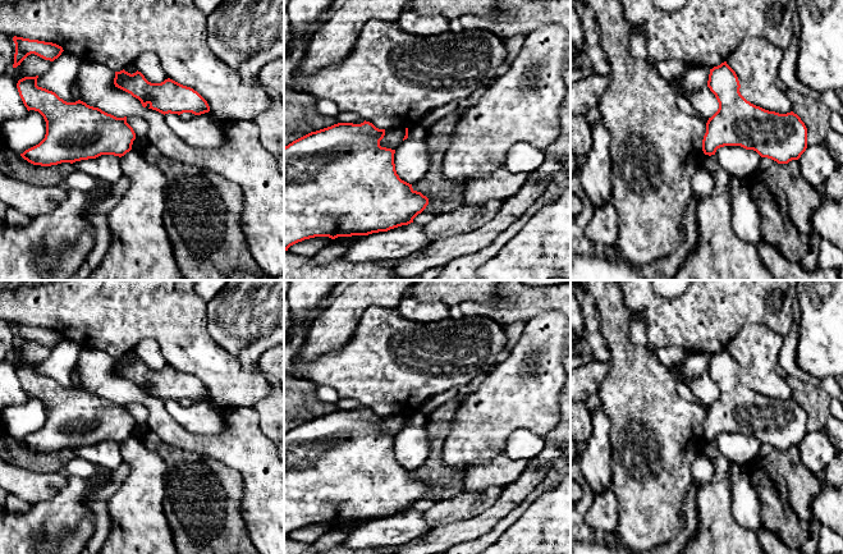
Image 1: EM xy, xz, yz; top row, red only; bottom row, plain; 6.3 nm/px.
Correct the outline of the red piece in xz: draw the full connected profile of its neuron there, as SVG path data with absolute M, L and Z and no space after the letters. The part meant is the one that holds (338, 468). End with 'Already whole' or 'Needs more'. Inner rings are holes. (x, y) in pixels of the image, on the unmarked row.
M370 408L338 409L311 418L284 434L284 539L315 523L368 522L408 512L429 491L429 485L402 467L395 457L395 436L381 434L385 416Z. Already whole

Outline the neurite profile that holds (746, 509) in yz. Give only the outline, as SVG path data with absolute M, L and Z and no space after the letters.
M733 463L729 468L729 481L733 518L739 526L757 531L761 527L761 505L750 468Z

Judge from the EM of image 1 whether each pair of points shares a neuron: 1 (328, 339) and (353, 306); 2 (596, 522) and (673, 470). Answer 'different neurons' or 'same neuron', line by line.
1: same neuron
2: different neurons

